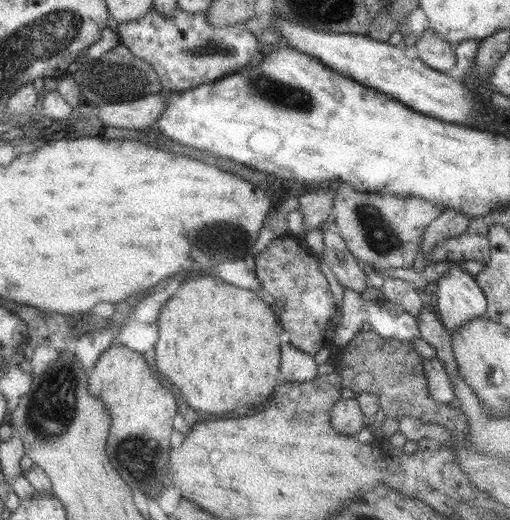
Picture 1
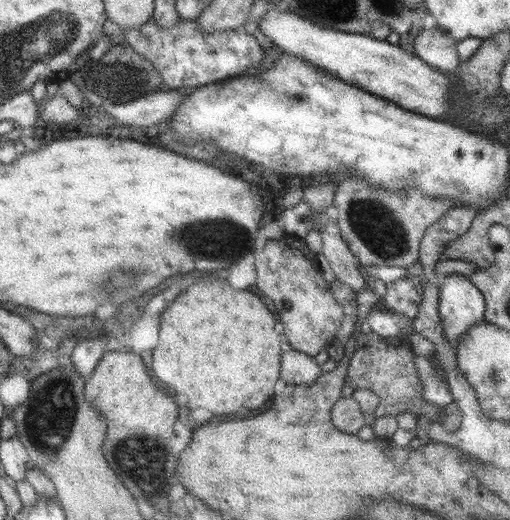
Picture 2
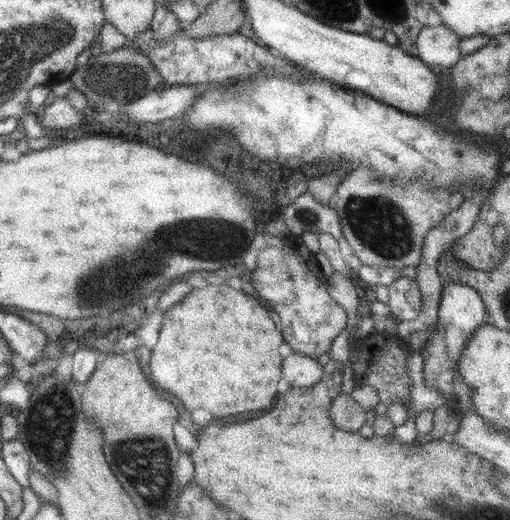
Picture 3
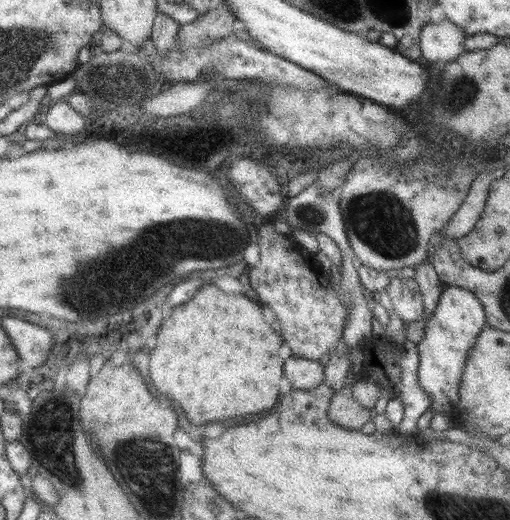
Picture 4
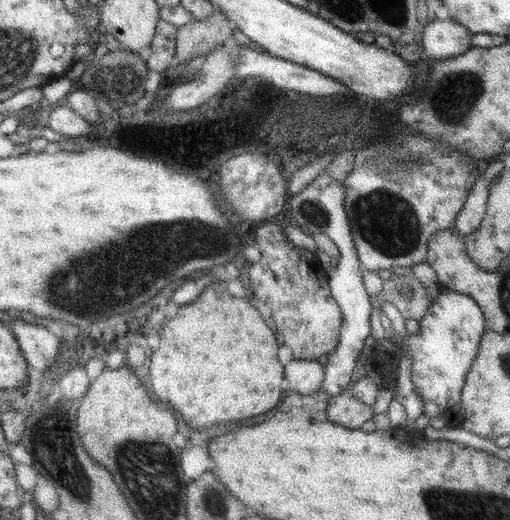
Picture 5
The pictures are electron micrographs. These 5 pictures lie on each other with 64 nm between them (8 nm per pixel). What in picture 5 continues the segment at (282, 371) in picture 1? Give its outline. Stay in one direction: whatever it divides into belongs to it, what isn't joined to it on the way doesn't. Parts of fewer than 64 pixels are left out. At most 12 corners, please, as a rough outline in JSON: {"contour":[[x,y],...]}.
{"contour":[[293,358],[284,365],[287,390],[302,395],[319,390],[323,367]]}

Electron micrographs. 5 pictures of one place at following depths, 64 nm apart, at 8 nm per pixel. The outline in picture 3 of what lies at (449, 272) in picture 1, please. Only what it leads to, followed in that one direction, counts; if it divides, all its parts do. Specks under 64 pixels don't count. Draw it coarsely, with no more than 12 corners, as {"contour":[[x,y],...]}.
{"contour":[[443,282],[435,332],[421,347],[423,379],[455,404],[453,377],[485,323],[475,289]]}

